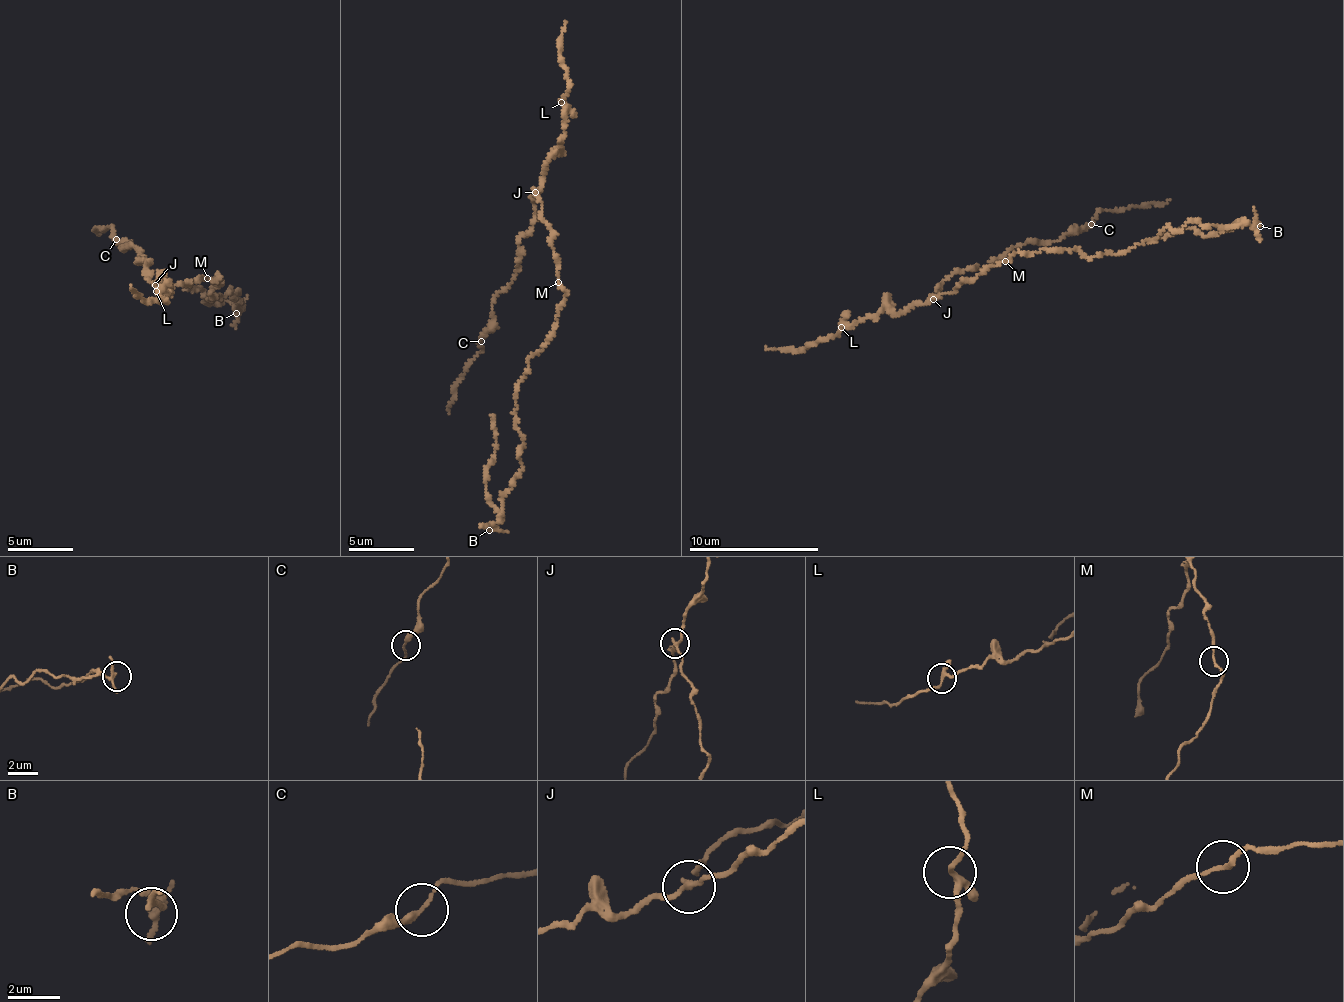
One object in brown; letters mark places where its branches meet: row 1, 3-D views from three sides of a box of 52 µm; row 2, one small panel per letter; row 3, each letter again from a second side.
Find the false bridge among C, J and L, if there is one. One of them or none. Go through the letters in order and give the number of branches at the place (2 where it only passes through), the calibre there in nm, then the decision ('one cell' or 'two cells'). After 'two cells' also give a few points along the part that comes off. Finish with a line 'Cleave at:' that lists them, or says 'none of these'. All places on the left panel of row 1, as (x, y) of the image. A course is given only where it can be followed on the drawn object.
C: 2 branches meet; 220 nm thick; one cell
J: 3 branches meet; 170 nm thick; two cells; foreign part runs (154, 286), (219, 277), (210, 299), (230, 290), (240, 293), (240, 308), (202, 302), (197, 287), (183, 290)
L: 3 branches meet; 200 nm thick; one cell
Cleave at: J

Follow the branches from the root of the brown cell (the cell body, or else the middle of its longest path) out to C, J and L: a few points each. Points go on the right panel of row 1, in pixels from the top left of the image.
C: (1005, 261), (956, 283), (954, 292), (933, 294), (956, 273), (985, 268), (1026, 242), (1050, 244), (1091, 224)
J: (1005, 261), (997, 262), (974, 278), (956, 283), (954, 292), (935, 295), (934, 300)
L: (1005, 261), (924, 304), (878, 312), (841, 327)

